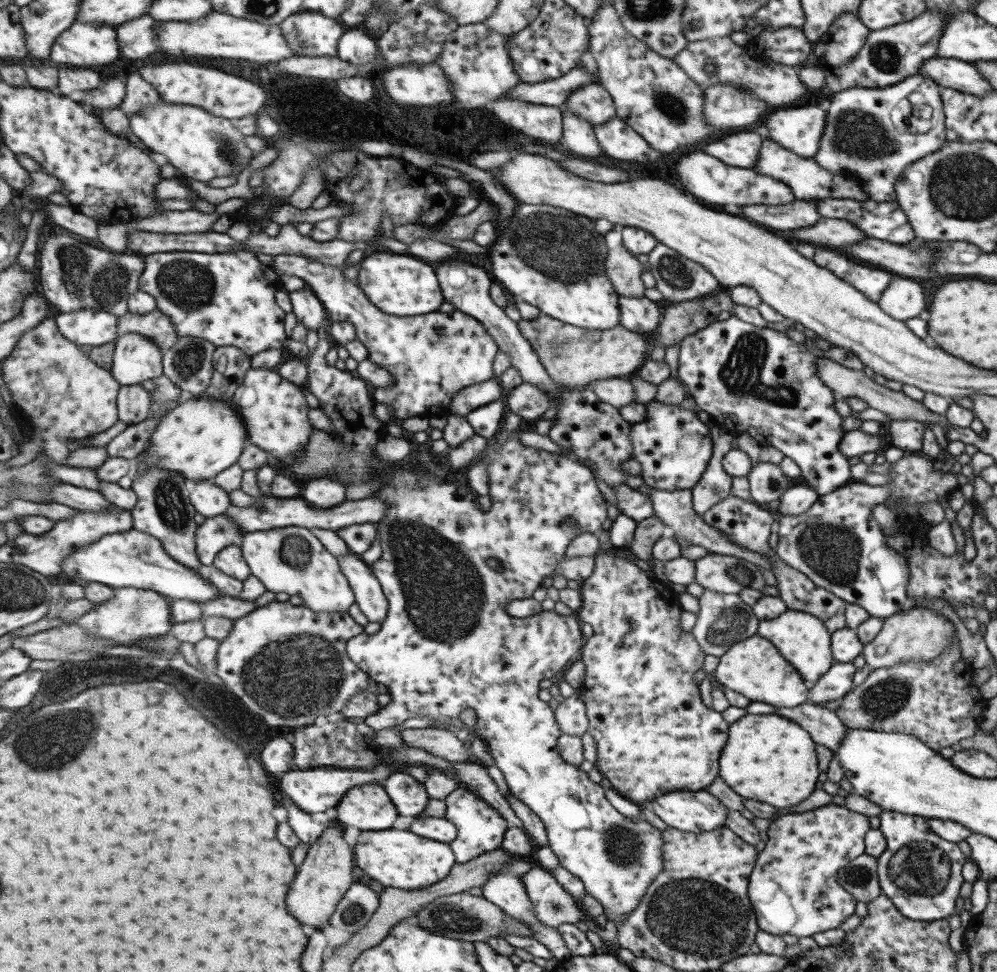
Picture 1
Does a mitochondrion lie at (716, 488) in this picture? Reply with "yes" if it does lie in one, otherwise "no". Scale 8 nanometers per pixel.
no

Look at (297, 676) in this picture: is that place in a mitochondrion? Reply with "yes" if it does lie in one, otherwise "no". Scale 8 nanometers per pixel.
yes

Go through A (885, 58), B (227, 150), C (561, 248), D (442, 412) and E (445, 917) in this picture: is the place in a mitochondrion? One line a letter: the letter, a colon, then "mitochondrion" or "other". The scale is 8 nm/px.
A: mitochondrion
B: mitochondrion
C: mitochondrion
D: other
E: mitochondrion

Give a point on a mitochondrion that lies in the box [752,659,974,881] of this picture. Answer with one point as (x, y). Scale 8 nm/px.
(887, 698)

